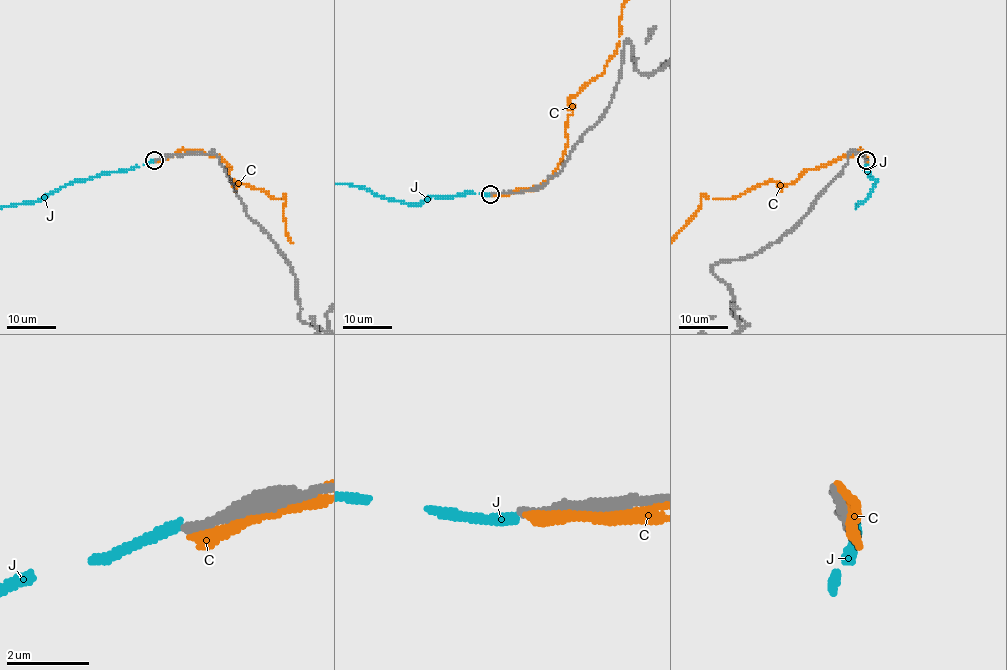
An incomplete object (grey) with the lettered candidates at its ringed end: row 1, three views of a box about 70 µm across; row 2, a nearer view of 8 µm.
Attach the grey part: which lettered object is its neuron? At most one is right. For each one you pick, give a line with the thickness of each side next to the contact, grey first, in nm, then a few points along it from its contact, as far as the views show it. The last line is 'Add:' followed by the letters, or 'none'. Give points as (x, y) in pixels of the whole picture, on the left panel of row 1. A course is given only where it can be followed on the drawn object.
Add: none

